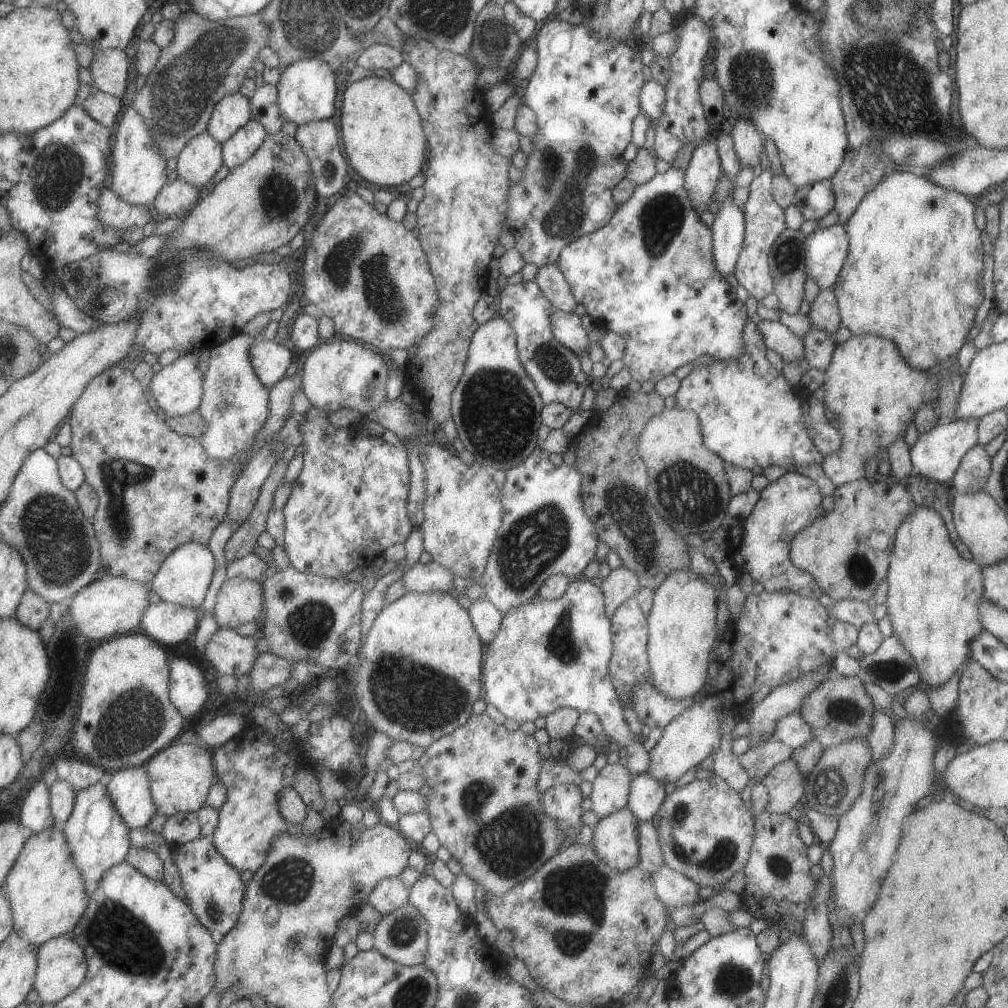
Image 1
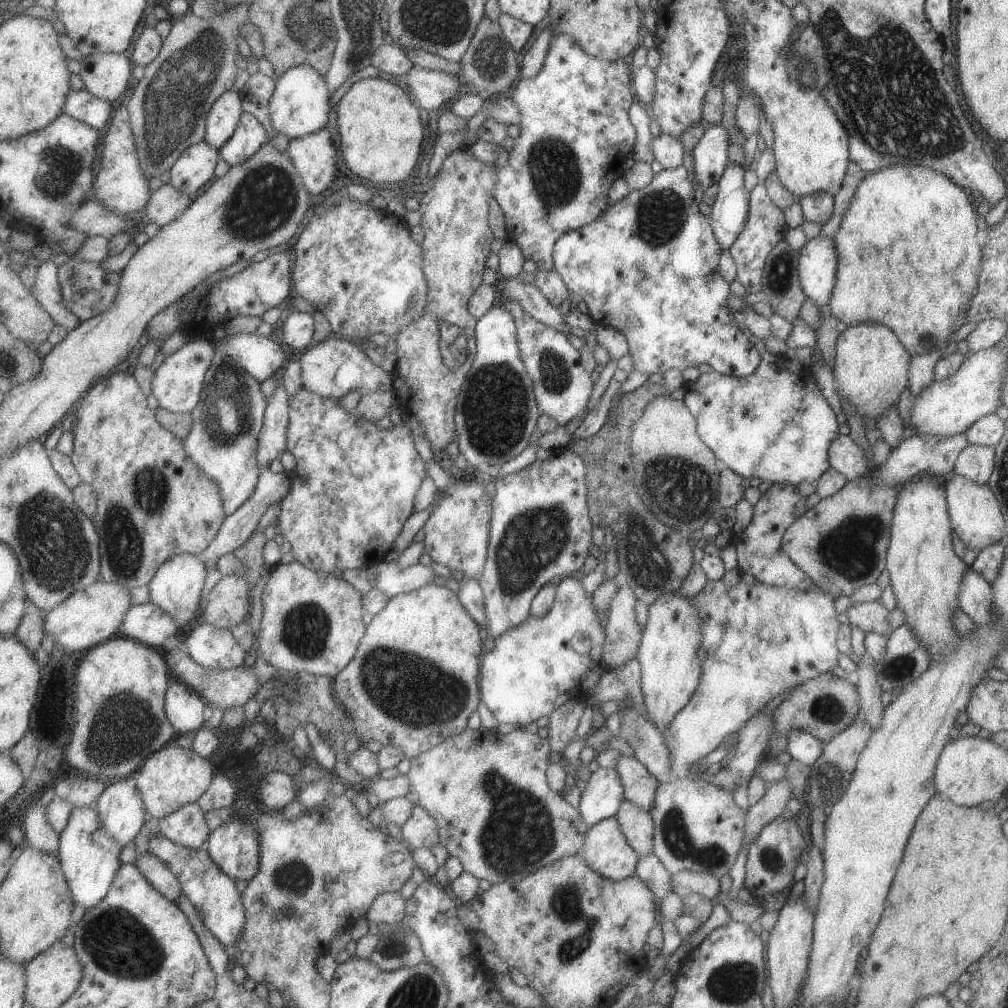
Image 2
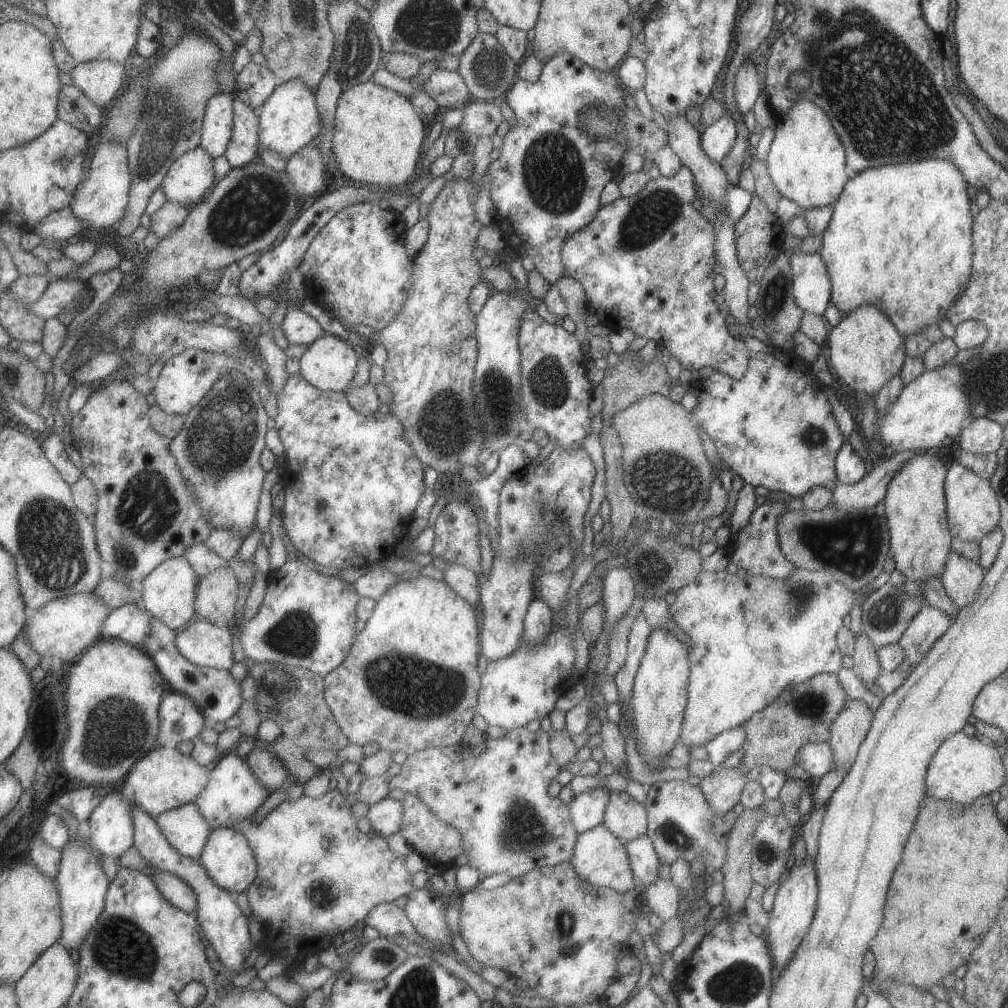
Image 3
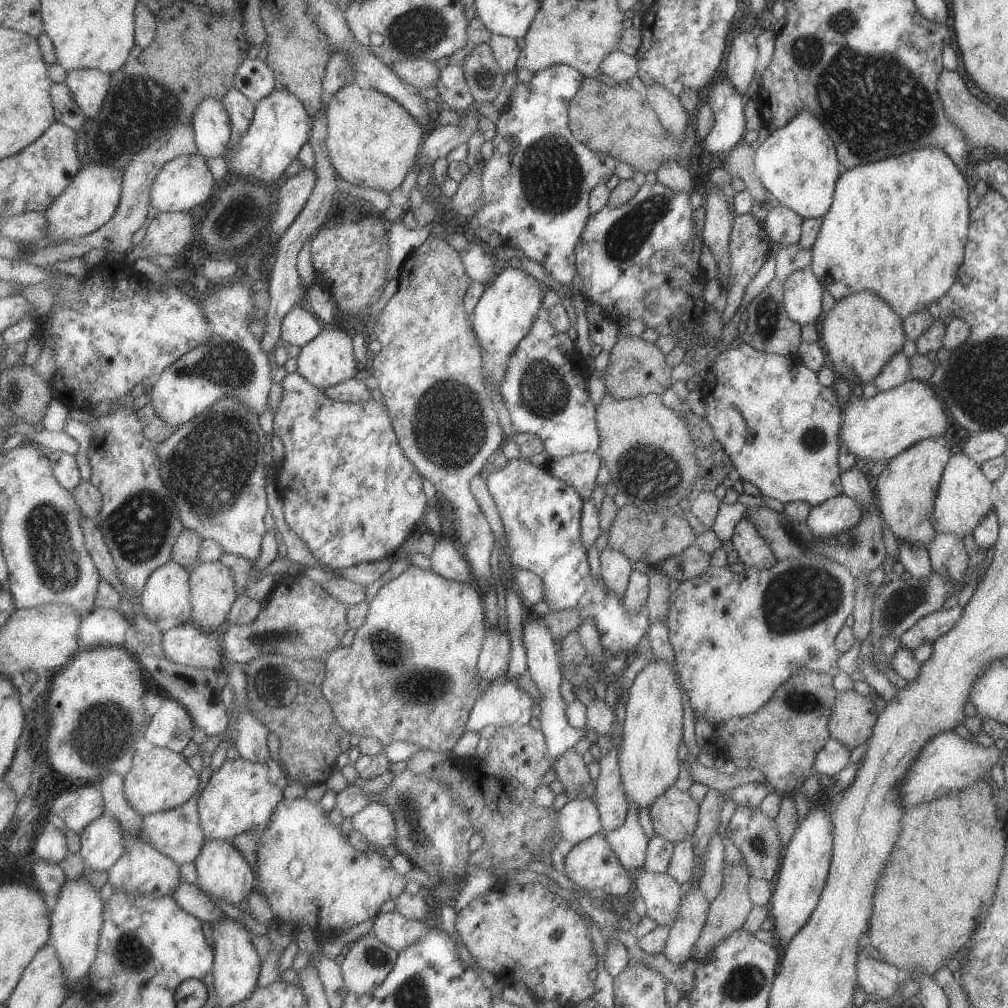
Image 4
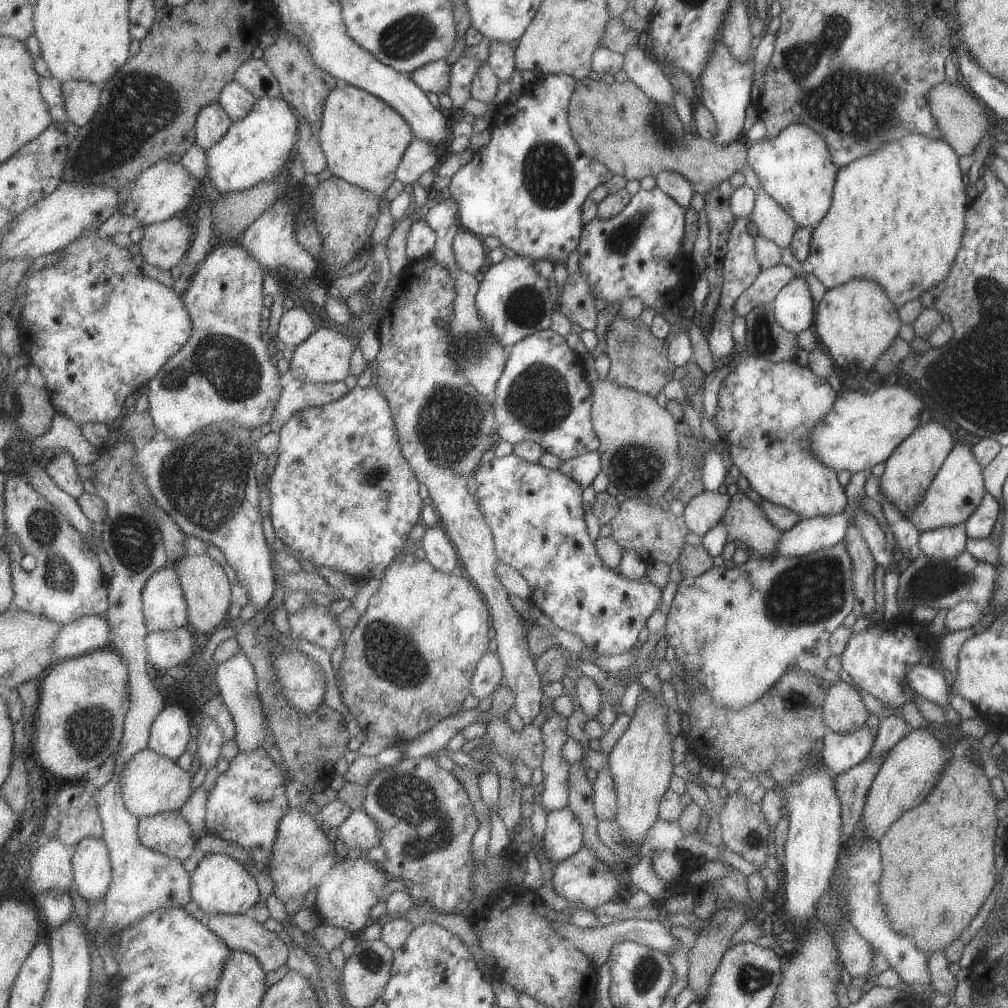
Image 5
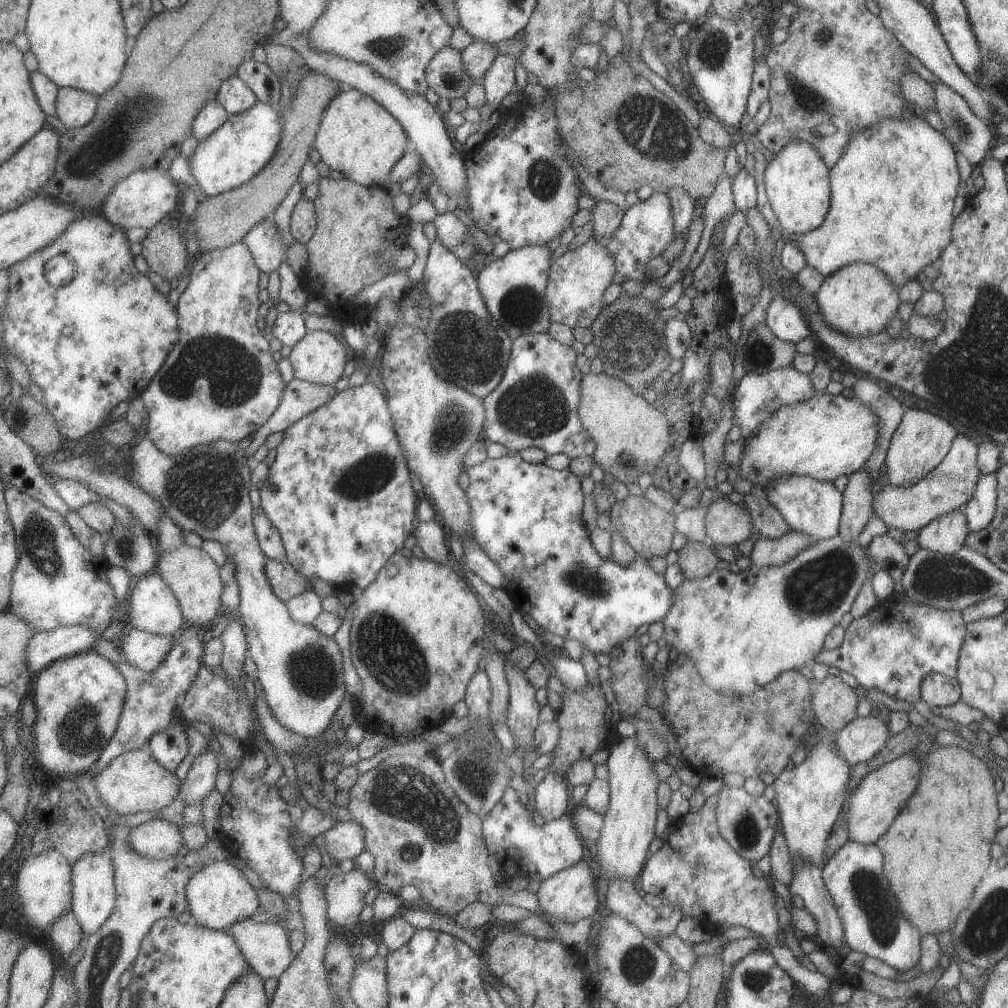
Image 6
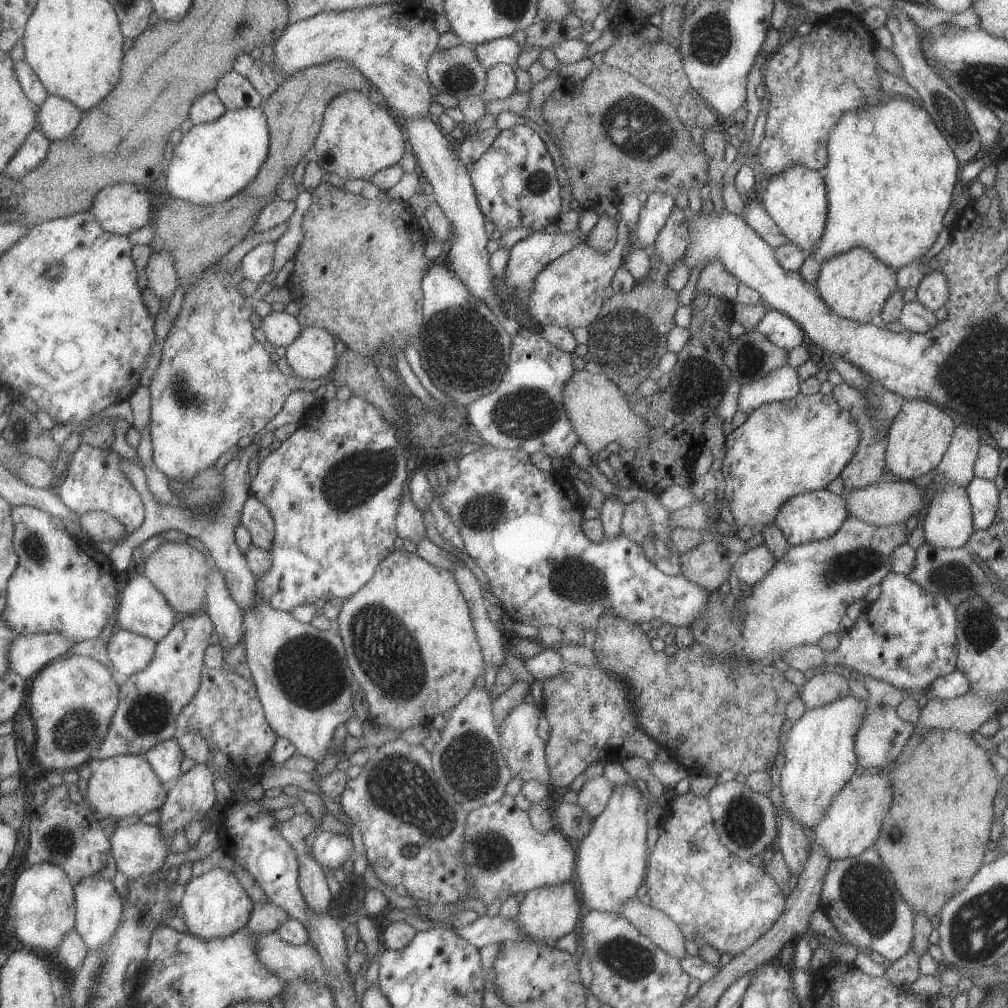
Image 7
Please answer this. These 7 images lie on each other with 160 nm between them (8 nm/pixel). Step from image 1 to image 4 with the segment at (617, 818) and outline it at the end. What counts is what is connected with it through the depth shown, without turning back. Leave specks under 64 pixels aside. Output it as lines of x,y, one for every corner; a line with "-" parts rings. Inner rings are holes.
602,831
574,844
564,856
563,874
573,882
577,892
582,895
587,890
599,888
601,892
607,894
608,898
622,897
631,888
631,880
627,871
619,862
617,855
611,850

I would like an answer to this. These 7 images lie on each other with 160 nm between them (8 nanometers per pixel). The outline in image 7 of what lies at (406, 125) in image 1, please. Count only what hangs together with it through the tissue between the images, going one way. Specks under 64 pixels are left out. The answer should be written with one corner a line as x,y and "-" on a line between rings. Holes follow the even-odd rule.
349,91
329,103
315,146
326,172
343,180
360,178
369,184
378,172
403,160
408,141
405,128
387,106
373,99
364,92

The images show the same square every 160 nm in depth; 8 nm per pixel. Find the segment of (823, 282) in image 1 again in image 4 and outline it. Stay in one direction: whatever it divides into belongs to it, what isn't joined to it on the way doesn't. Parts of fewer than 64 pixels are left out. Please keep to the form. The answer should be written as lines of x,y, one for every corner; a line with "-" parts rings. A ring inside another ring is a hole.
803,266
790,272
782,282
783,306
787,316
801,325
815,323
821,314
822,284
812,273
811,267

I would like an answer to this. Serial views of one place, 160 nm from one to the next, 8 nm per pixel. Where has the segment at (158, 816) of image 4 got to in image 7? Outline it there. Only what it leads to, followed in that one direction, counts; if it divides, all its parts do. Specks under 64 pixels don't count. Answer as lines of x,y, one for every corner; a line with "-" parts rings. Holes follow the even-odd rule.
138,822
117,827
109,838
119,871
131,881
159,873
171,854
170,842
158,824

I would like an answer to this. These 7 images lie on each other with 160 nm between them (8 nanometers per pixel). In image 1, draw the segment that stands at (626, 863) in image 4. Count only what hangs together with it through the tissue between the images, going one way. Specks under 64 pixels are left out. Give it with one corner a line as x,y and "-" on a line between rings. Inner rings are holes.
665,864
651,873
650,877
657,898
668,910
683,905
695,906
701,900
697,894
699,887

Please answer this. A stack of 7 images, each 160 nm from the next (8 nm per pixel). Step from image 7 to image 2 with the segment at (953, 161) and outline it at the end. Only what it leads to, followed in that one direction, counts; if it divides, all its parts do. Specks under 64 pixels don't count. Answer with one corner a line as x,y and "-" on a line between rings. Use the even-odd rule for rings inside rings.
895,165
866,174
857,185
850,205
842,216
839,228
832,236
836,248
837,264
834,287
827,302
831,314
847,327
861,323
877,323
890,328
910,357
941,349
950,340
950,336
966,323
966,312
970,300
977,292
982,244
980,242
981,235
975,226
976,211
973,210
973,204
969,202
967,196
968,191
953,184
949,177
921,165

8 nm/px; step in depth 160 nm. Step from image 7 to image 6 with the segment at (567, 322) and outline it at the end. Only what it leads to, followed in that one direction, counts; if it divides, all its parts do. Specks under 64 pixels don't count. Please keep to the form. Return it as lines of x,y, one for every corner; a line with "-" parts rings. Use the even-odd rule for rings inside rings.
591,237
576,250
565,251
553,260
549,269
548,287
545,296
548,297
549,314
552,322
561,323
570,328
591,328
597,315
600,314
603,303
603,291
611,284
614,273
613,257

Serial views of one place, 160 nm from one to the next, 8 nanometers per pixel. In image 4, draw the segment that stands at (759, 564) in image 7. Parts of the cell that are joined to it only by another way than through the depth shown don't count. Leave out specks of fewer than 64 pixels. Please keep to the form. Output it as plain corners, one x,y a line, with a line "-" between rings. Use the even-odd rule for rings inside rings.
842,492
812,506
805,522
818,537
835,536
849,530
860,521
862,506

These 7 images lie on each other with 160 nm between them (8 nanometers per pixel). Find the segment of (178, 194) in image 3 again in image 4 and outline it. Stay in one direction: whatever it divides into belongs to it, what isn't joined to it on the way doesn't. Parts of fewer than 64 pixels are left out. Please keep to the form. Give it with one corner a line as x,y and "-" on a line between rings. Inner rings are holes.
198,152
191,156
178,156
165,164
158,174
152,188
151,207
158,212
191,212
211,198
213,188
215,188
215,180
213,172
209,168
208,159
203,154

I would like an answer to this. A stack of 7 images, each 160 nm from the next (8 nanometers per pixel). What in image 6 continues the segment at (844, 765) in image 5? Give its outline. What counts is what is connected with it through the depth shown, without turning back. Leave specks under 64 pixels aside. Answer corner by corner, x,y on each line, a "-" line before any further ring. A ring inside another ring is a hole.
873,710
867,717
855,717
833,734
834,747
849,766
868,761
875,756
890,732
886,725
887,710

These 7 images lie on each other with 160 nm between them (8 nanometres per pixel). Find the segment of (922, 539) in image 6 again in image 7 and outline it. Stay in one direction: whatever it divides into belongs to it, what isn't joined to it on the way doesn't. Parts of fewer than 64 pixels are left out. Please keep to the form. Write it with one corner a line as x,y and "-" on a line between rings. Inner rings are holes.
946,485
943,489
938,489
932,499
928,502
927,513
922,525
924,542
938,549
956,549
967,544
969,535
974,531
972,523
972,512
965,489

